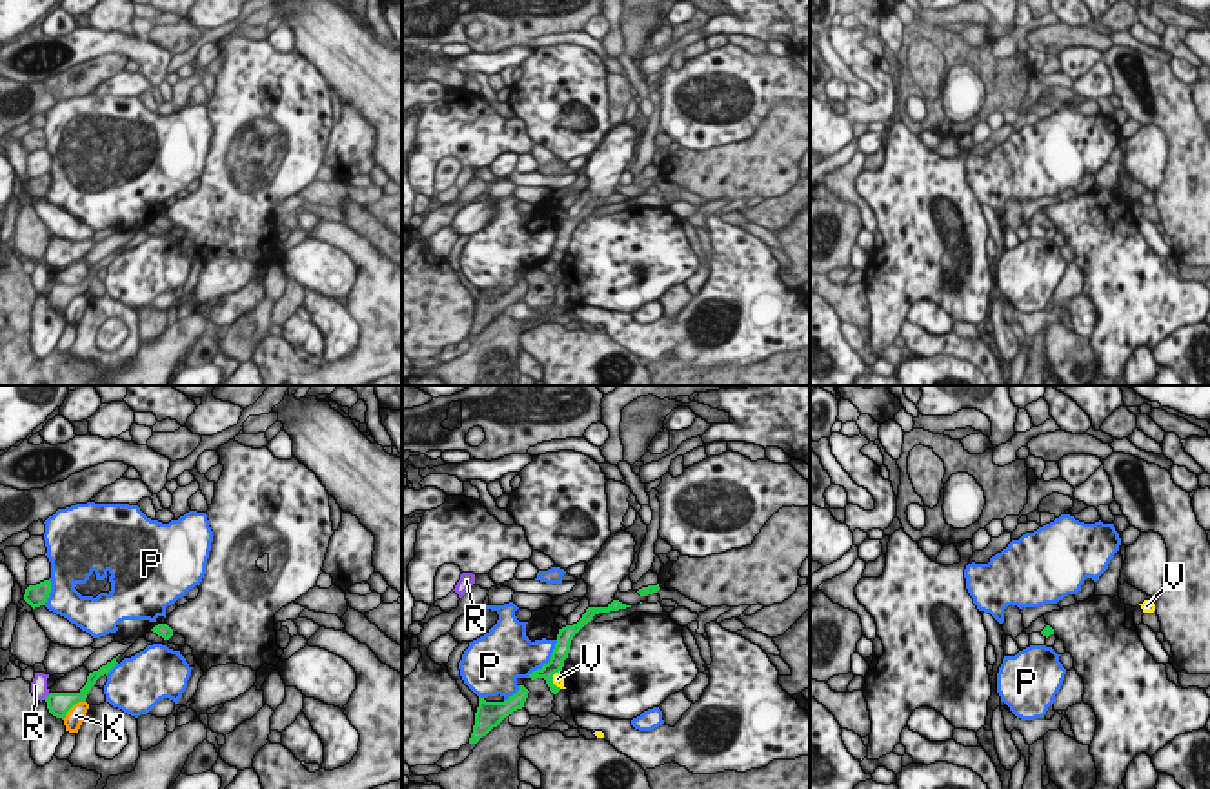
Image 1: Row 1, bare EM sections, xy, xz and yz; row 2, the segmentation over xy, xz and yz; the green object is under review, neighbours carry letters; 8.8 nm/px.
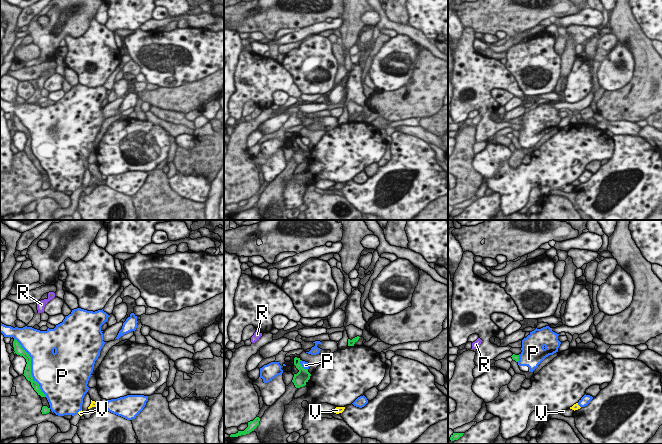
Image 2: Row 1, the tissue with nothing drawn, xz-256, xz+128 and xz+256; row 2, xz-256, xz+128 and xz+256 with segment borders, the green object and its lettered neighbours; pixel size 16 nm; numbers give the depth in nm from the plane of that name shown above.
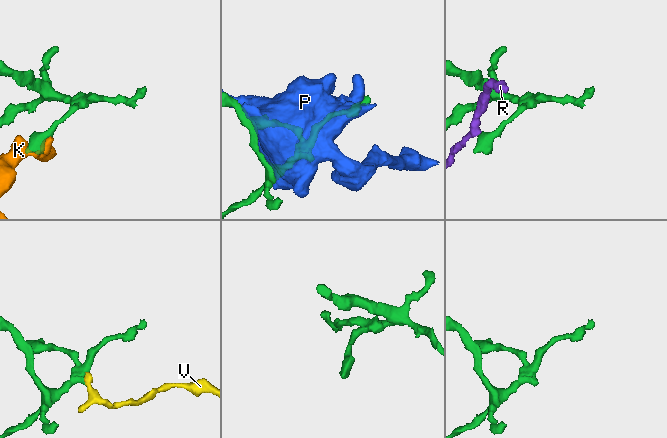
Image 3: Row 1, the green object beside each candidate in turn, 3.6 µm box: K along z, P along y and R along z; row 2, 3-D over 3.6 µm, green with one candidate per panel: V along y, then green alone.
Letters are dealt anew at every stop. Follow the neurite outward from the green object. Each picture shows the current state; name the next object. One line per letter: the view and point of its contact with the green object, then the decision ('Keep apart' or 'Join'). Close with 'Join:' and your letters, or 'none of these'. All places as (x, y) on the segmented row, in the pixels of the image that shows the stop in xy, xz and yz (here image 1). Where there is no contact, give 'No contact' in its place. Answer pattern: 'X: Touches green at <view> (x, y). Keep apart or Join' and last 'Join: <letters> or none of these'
K: Touches green at xy (71, 706). Keep apart
P: Touches green at xz (550, 660). Keep apart
R: Touches green at xy (50, 695). Keep apart
V: Touches green at xz (552, 679). Keep apart
Join: none of these

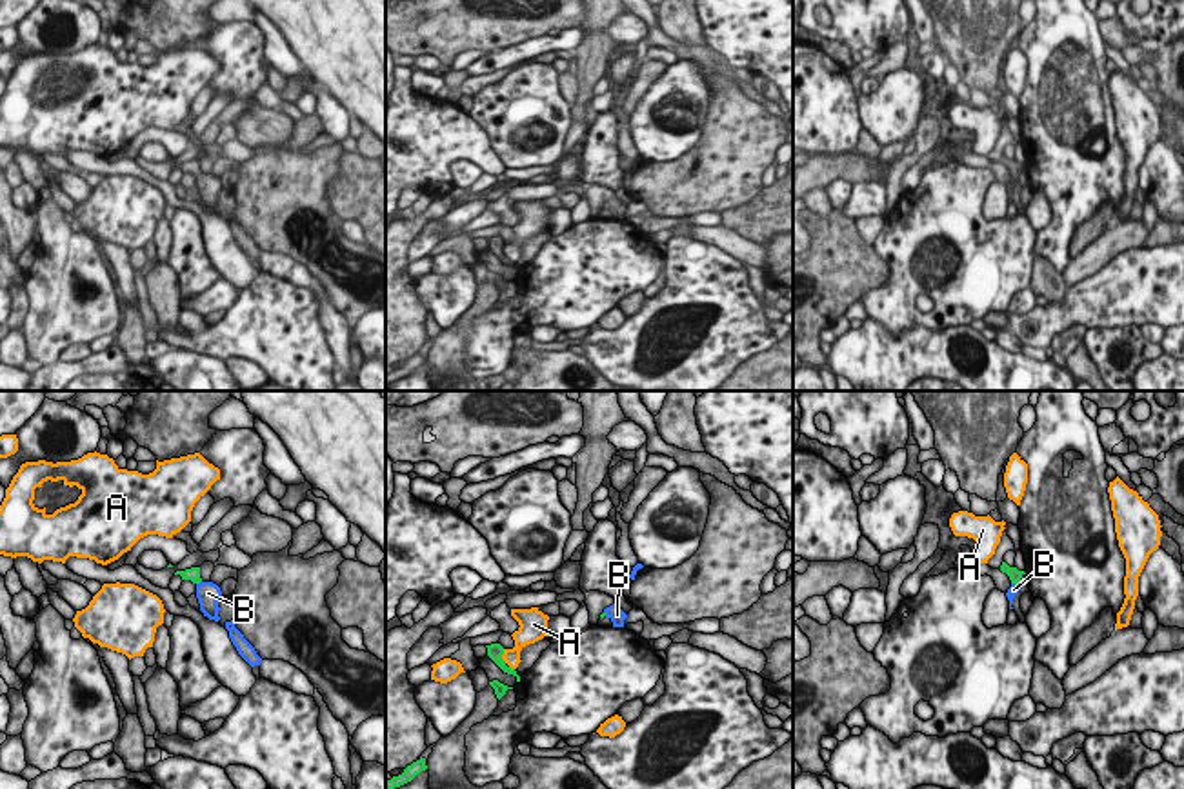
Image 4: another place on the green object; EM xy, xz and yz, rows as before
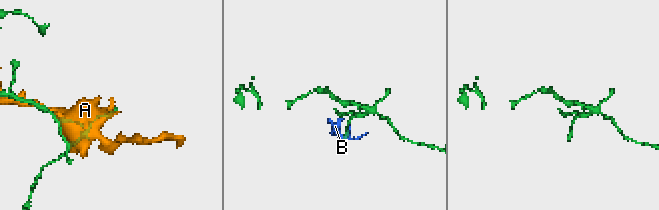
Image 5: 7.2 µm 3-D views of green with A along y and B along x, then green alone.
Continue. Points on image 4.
A: Touches green at xz (501, 657). Keep apart
B: Touches green at xy (199, 582). Join
Join: B

